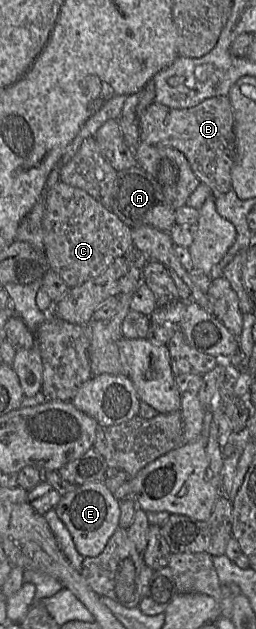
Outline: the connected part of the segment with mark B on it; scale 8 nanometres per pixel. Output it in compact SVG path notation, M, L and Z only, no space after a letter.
M228 96L211 97L194 107L183 109L171 108L154 101L142 114L139 128L140 141L172 146L184 154L200 183L210 188L211 196L221 196L232 189L235 136L233 110Z

